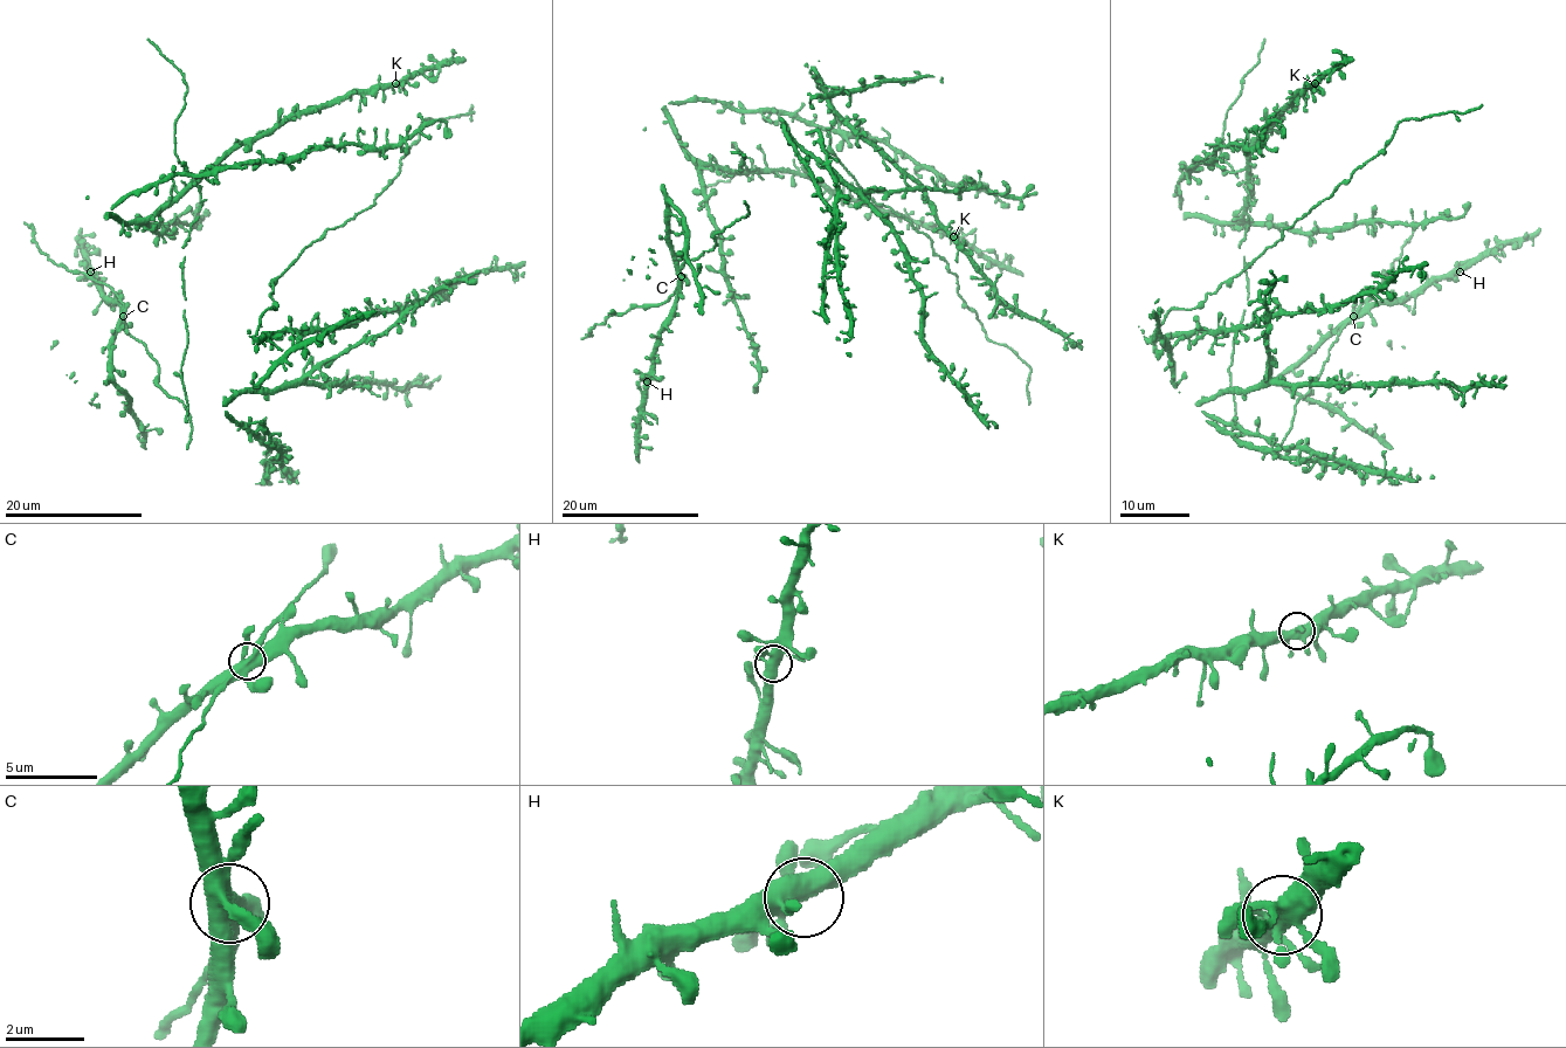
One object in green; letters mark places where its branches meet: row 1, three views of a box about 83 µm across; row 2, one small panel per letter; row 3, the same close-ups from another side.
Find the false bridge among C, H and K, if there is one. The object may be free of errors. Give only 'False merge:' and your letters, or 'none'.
False merge: none

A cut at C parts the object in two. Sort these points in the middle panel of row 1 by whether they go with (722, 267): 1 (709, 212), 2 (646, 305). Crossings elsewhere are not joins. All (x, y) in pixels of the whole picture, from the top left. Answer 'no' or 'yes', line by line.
1: yes
2: no

